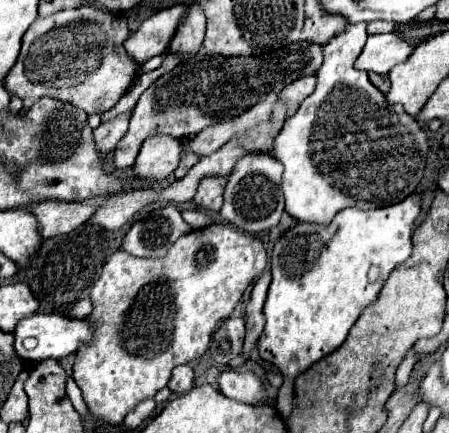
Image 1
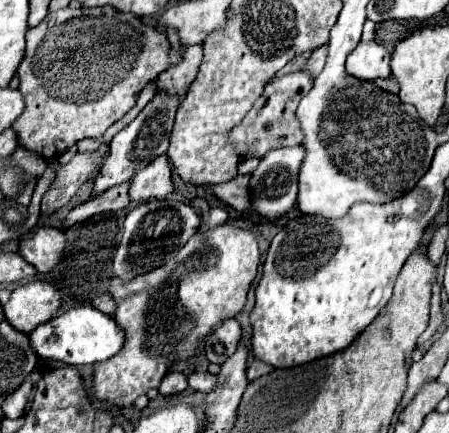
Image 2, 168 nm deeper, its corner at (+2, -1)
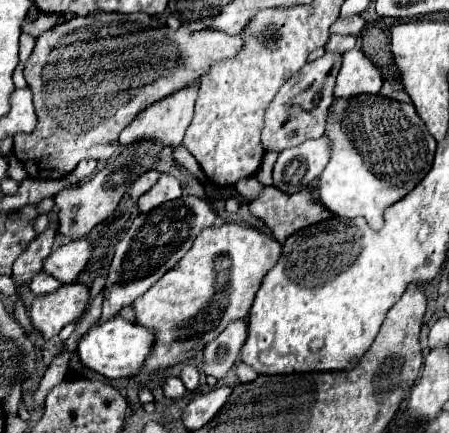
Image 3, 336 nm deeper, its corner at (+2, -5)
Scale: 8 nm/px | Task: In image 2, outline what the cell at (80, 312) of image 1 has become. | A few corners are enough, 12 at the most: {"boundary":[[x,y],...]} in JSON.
{"boundary":[[105,293],[95,298],[92,306],[112,315],[116,305]]}

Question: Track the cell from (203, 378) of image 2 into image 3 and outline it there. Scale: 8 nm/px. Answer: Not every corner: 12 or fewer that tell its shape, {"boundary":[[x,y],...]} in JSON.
{"boundary":[[185,366],[181,380],[187,390],[199,386],[199,372],[195,366]]}

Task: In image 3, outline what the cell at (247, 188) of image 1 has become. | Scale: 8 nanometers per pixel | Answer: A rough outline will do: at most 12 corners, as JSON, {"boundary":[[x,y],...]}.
{"boundary":[[307,140],[279,152],[273,186],[295,194],[329,162],[329,140]]}

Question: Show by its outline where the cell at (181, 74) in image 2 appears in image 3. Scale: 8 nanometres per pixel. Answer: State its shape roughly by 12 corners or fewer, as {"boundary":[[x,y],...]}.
{"boundary":[[197,84],[147,106],[119,136],[177,146],[193,118]]}

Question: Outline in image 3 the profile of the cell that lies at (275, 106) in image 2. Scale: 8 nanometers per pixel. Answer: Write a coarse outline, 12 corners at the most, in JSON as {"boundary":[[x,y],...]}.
{"boundary":[[341,54],[307,62],[265,110],[261,146],[323,136]]}

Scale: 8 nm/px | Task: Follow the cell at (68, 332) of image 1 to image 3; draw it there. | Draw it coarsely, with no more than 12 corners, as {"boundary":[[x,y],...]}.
{"boundary":[[121,316],[77,340],[85,368],[107,378],[135,376],[153,332]]}

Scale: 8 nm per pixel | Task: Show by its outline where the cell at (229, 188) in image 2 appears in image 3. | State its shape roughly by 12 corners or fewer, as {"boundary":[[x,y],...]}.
{"boundary":[[265,186],[249,212],[285,238],[329,212],[309,188],[287,196]]}

